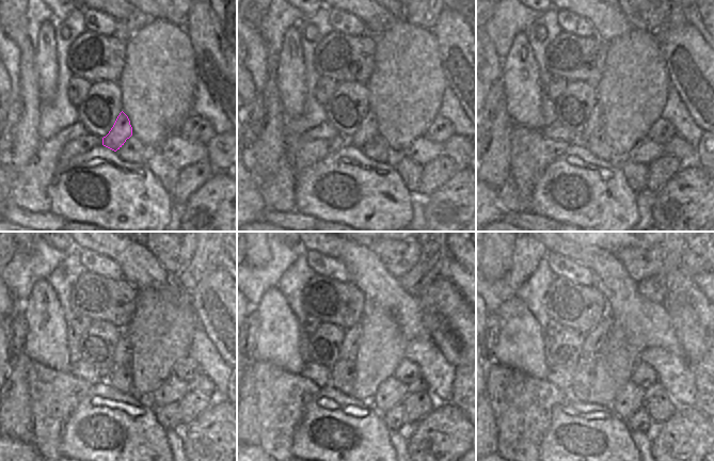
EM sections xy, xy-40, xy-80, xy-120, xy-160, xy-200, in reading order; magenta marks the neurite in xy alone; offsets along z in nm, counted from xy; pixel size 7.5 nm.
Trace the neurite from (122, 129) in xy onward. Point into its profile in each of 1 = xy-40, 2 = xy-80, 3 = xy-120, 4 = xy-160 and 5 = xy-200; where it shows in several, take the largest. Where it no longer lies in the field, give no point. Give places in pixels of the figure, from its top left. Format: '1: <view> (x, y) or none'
1: xy-40 (364, 124)
2: xy-80 (594, 121)
3: xy-120 (120, 352)
4: xy-160 (351, 343)
5: xy-200 (594, 339)

